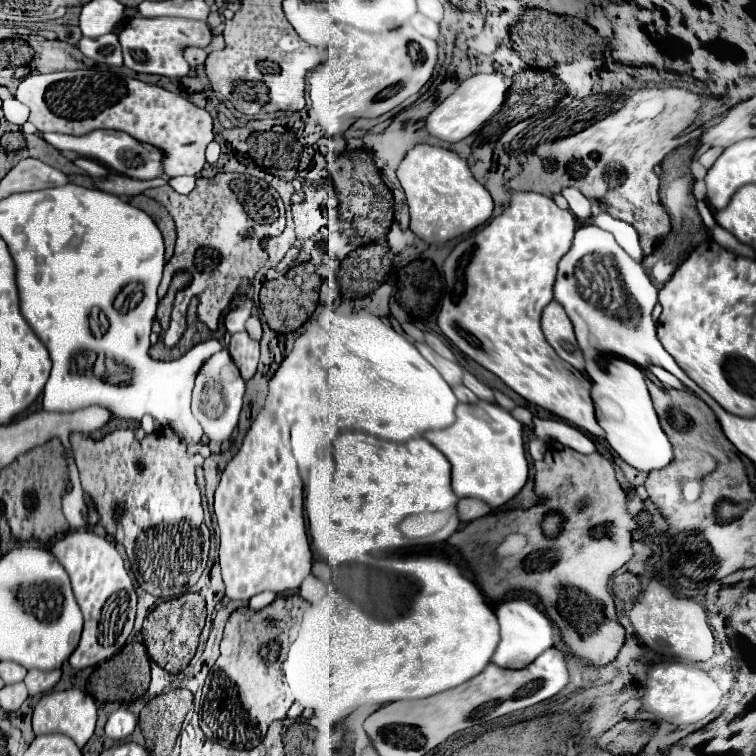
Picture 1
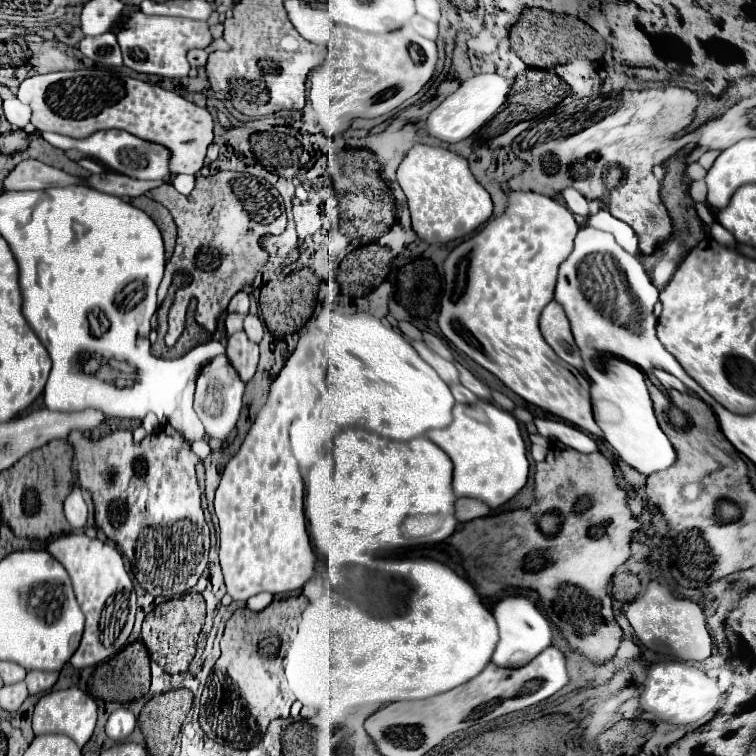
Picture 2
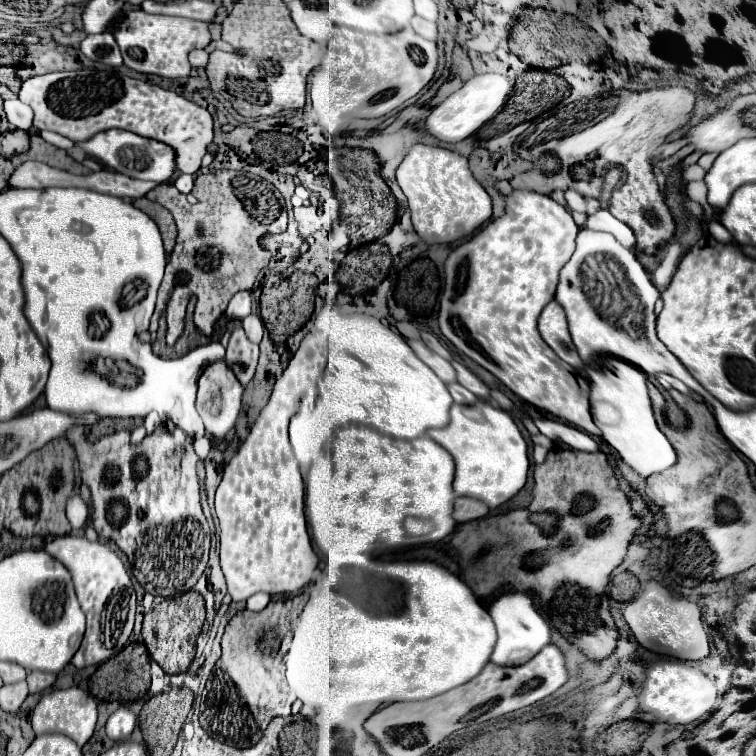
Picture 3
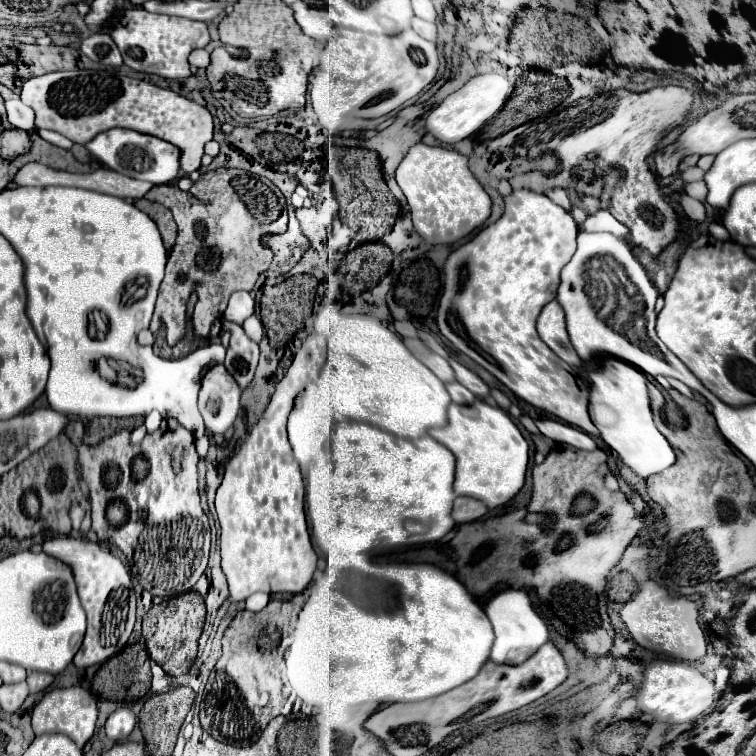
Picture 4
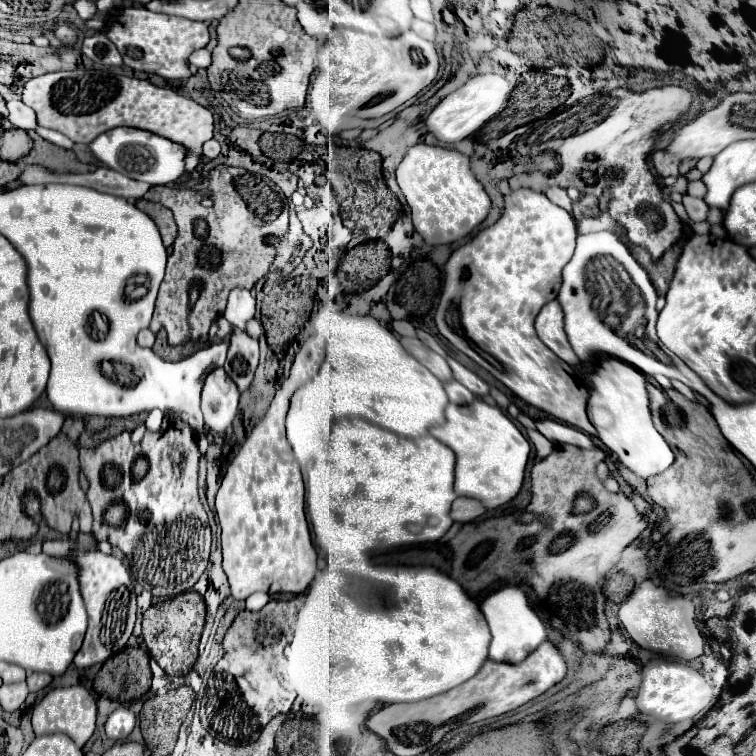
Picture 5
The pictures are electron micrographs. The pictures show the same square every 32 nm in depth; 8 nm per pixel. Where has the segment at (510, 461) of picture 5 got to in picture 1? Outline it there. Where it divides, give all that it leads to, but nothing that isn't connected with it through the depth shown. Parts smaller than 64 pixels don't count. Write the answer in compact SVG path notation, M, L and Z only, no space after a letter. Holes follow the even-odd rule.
M480 400L478 404L458 404L456 406L456 422L442 430L428 430L426 440L430 440L452 464L452 488L458 498L470 496L480 498L482 502L488 502L492 508L498 508L512 500L528 478L528 460L524 452L524 440L522 440L522 424L504 408L492 402Z

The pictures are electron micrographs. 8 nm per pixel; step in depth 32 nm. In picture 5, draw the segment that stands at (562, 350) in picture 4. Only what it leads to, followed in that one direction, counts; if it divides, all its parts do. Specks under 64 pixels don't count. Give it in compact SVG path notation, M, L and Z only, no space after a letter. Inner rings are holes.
M552 300L548 302L540 314L536 316L536 322L534 322L534 328L536 328L536 334L538 338L558 356L562 358L566 364L570 366L578 366L580 360L576 358L568 338L566 338L566 332L564 332L564 314L562 314L562 308L558 304L558 300Z

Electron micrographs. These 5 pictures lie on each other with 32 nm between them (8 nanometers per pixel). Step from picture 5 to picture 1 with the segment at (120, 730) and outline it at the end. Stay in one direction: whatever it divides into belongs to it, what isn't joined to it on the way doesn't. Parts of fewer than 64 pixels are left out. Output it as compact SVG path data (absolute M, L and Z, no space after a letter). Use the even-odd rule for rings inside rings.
M118 708L106 722L106 736L112 740L126 740L136 728L136 716L128 708Z

